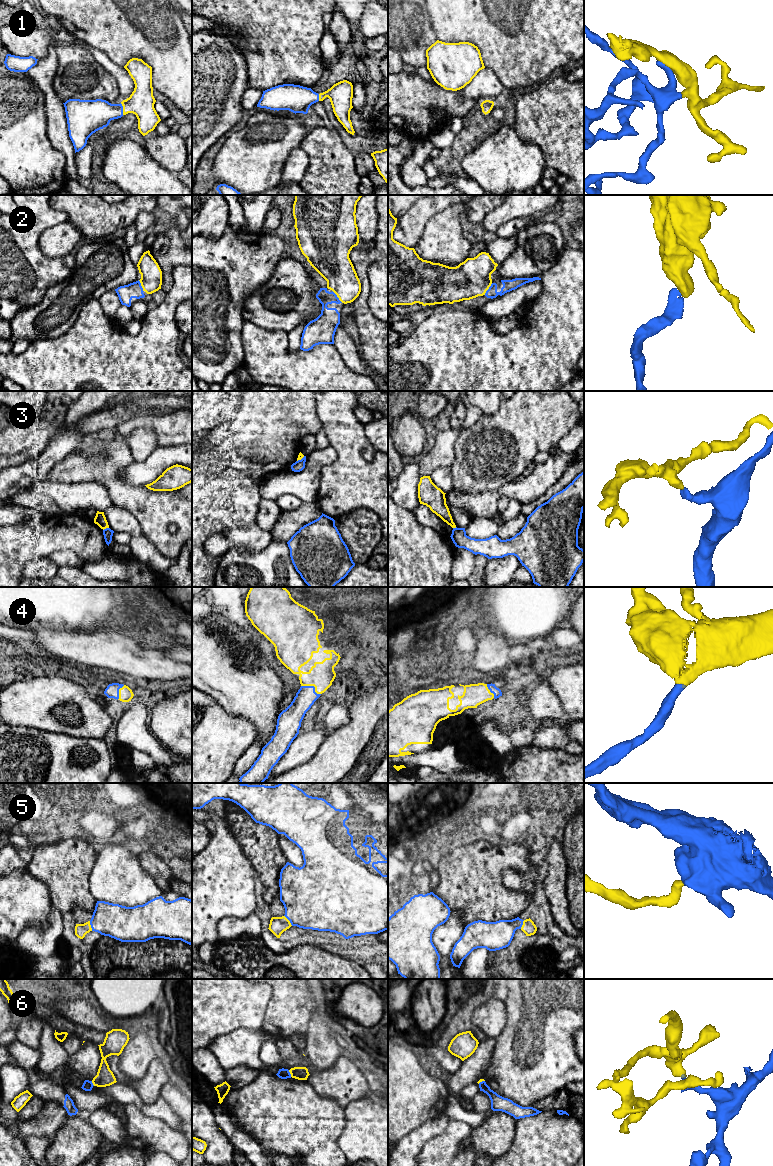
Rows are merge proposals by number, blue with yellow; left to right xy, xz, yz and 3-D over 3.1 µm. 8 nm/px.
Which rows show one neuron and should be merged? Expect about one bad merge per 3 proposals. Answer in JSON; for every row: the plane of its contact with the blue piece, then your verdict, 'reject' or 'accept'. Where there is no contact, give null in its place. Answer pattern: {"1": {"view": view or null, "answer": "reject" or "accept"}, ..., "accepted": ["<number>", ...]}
{"1": {"view": "xy", "answer": "accept"}, "2": {"view": "xz", "answer": "accept"}, "3": {"view": "xy", "answer": "reject"}, "4": {"view": "xz", "answer": "accept"}, "5": {"view": "xz", "answer": "accept"}, "6": {"view": "xz", "answer": "reject"}, "accepted": ["1", "2", "4", "5"]}

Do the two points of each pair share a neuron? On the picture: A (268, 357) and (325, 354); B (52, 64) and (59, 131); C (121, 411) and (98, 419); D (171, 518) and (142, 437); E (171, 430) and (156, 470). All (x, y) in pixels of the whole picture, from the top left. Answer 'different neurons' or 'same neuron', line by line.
A: same neuron
B: same neuron
C: same neuron
D: different neurons
E: different neurons

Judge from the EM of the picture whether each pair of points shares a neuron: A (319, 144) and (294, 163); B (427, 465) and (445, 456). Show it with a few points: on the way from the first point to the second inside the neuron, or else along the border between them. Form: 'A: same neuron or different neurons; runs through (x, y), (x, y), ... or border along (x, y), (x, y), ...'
A: different neurons; border along (300, 146), (308, 157), (308, 167), (303, 177)
B: same neuron; runs through (431, 461), (441, 456)

